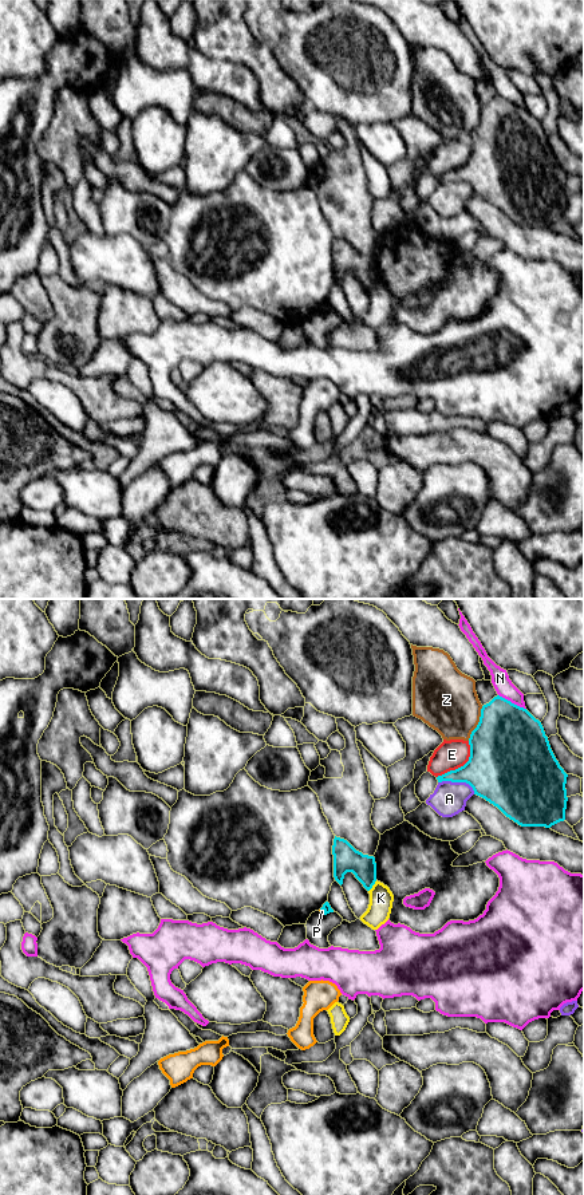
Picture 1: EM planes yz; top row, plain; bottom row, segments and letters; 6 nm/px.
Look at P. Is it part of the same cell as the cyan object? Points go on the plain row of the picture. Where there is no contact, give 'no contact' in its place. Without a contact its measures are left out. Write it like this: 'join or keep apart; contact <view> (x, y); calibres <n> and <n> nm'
keep apart; contact yz (324, 311); calibres 50 and 20 nm

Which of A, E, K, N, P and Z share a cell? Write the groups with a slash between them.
A / E / K / N / P / Z

